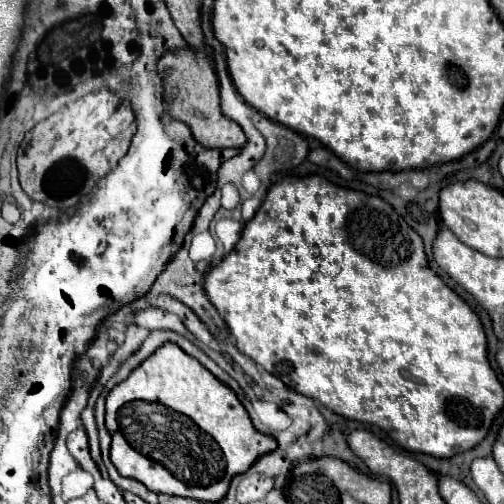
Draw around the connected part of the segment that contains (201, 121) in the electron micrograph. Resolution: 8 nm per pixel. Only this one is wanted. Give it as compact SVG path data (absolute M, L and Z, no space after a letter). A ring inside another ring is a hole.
M199 48L167 50L157 60L157 76L163 80L165 98L169 100L167 114L189 124L195 140L207 148L241 148L247 138L237 122L227 118L219 106L219 82L207 54Z

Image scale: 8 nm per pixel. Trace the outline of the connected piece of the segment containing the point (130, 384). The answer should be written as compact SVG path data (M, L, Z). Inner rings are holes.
M163 344L153 356L143 360L121 384L117 384L105 402L105 426L111 434L111 462L125 478L143 482L153 492L195 498L205 502L221 500L227 494L235 474L247 472L251 464L277 448L275 438L255 430L247 410L237 396L221 384L207 368L185 356L177 344ZM129 400L159 402L159 404L127 404Z

